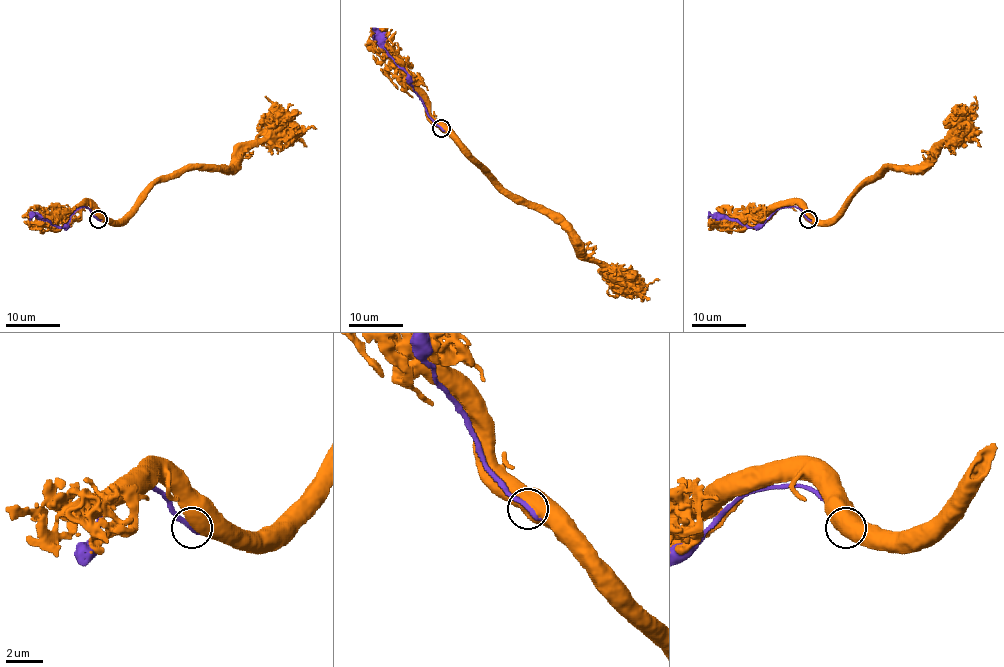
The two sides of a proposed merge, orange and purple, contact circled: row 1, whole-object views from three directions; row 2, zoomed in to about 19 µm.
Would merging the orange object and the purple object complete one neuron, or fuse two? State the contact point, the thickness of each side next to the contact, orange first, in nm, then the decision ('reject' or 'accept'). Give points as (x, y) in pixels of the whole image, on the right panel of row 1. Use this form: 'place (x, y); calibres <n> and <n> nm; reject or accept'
place (808, 219); calibres 750 and 360 nm; reject

